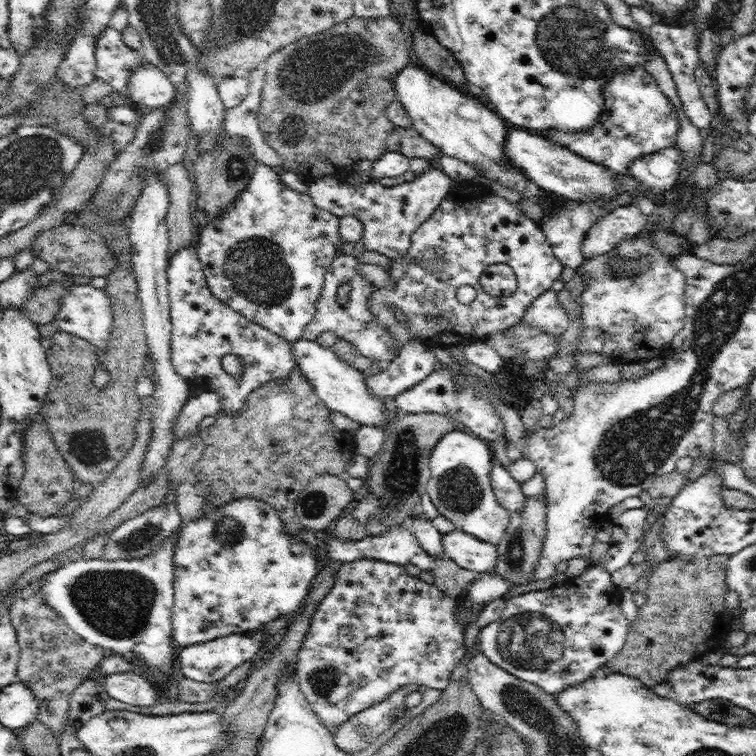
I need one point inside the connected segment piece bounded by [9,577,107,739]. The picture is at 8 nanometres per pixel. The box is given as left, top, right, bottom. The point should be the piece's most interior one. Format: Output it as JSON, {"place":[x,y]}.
{"place":[54,661]}

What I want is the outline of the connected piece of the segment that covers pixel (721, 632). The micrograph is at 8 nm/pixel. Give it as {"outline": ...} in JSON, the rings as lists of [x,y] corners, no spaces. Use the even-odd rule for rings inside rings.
{"outline":[[[725,554],[692,560],[672,557],[656,564],[644,592],[646,603],[639,608],[636,620],[630,624],[624,648],[604,665],[653,688],[660,680],[666,679],[674,666],[698,661],[704,654],[715,650],[724,642],[734,620],[725,604],[729,592],[728,558],[729,555]]]}

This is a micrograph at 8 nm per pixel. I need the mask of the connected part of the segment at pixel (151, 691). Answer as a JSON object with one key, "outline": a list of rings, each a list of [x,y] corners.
{"outline":[[[138,671],[136,673],[110,674],[104,678],[110,697],[136,707],[149,707],[156,703],[157,689]]]}

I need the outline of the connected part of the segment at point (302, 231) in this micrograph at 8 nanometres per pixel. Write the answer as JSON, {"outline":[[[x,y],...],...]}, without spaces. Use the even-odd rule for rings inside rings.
{"outline":[[[257,161],[254,175],[244,192],[206,228],[197,228],[195,244],[207,285],[216,298],[250,322],[295,343],[303,337],[304,327],[316,316],[324,274],[339,254],[340,219],[329,210],[318,208],[309,193],[290,189],[272,168]]]}

